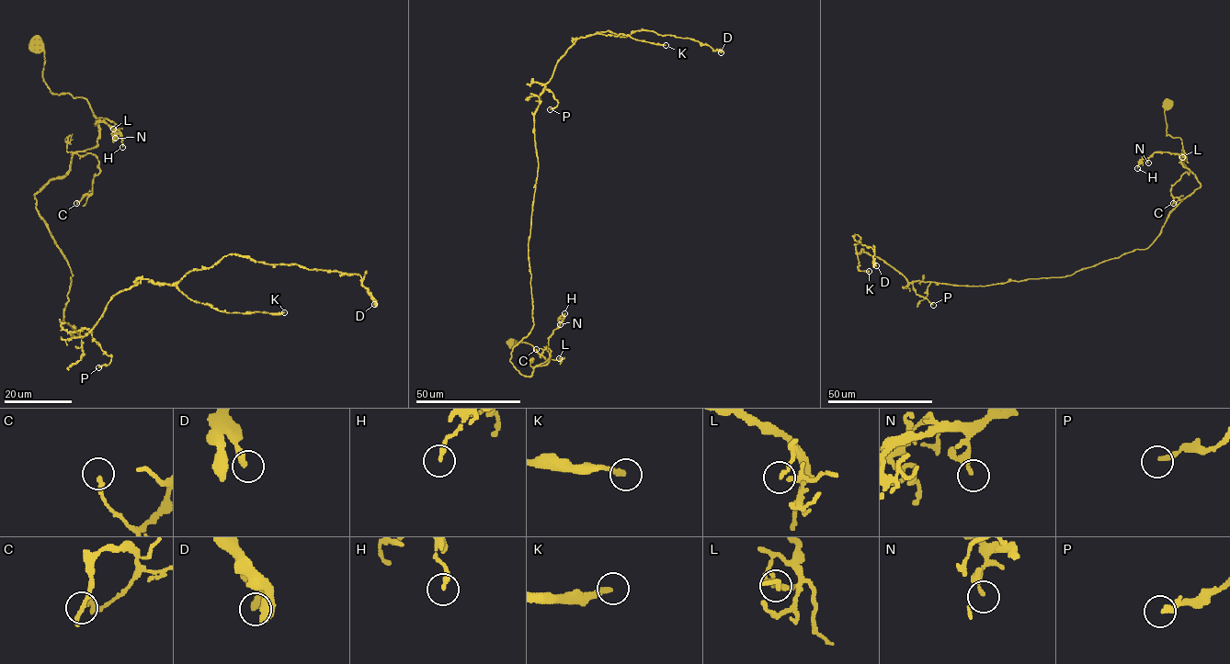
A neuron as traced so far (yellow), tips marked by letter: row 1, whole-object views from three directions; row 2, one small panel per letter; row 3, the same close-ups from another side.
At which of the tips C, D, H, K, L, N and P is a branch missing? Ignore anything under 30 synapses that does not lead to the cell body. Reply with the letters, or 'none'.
K

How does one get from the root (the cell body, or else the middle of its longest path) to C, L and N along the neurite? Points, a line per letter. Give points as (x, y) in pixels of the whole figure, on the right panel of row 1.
C: (1166, 105), (1167, 135), (1181, 139), (1180, 162), (1190, 171), (1171, 187), (1171, 196), (1178, 198), (1173, 203)
L: (1166, 105), (1167, 135), (1181, 139), (1185, 152), (1182, 157)
N: (1166, 105), (1167, 135), (1179, 138), (1182, 150), (1178, 154), (1155, 152), (1148, 163)

